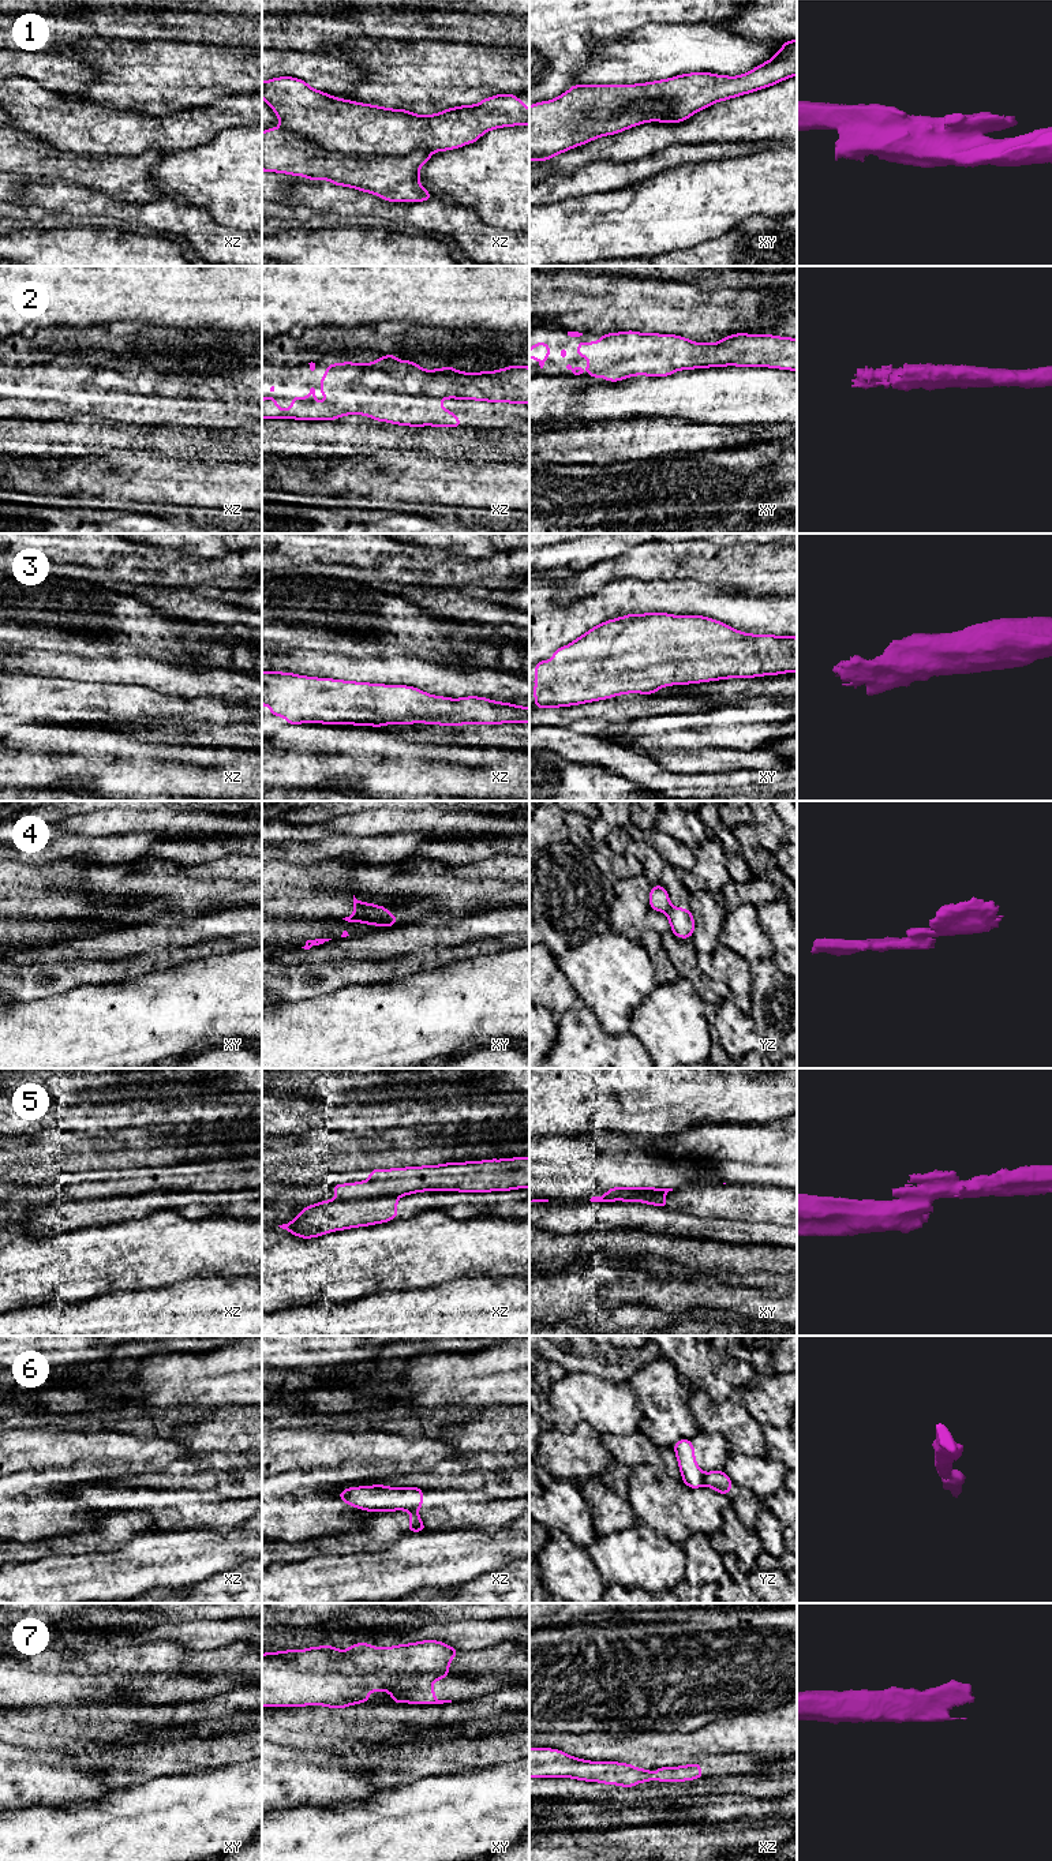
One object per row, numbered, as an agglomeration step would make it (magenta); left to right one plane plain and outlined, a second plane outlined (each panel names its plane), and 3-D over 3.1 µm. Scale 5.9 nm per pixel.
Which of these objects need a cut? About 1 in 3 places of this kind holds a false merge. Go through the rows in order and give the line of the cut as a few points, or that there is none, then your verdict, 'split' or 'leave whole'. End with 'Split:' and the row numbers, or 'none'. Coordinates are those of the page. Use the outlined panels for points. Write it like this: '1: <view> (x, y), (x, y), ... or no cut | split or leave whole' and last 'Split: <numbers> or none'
1: xz (279, 127), (345, 153), (431, 152) | split
2: no cut | leave whole
3: no cut | leave whole
4: xy (356, 910), (378, 906), (388, 912) | split
5: xz (396, 1197), (339, 1199) | split
6: yz (706, 1474), (703, 1483) | split
7: no cut | leave whole
Split: 1, 4, 5, 6

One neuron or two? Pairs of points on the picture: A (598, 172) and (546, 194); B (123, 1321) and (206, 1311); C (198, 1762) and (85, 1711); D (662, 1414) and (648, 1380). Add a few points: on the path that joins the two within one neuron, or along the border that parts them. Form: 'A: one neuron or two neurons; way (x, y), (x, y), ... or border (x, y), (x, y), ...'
A: one neuron; way (586, 180), (576, 186), (558, 187)
B: one neuron; way (143, 1321), (186, 1321)
C: one neuron; way (165, 1760), (120, 1760), (101, 1744)
D: one neuron; way (662, 1405), (662, 1393), (656, 1388)

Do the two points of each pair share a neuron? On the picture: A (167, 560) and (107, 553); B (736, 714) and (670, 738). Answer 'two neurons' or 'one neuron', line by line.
A: one neuron
B: one neuron

